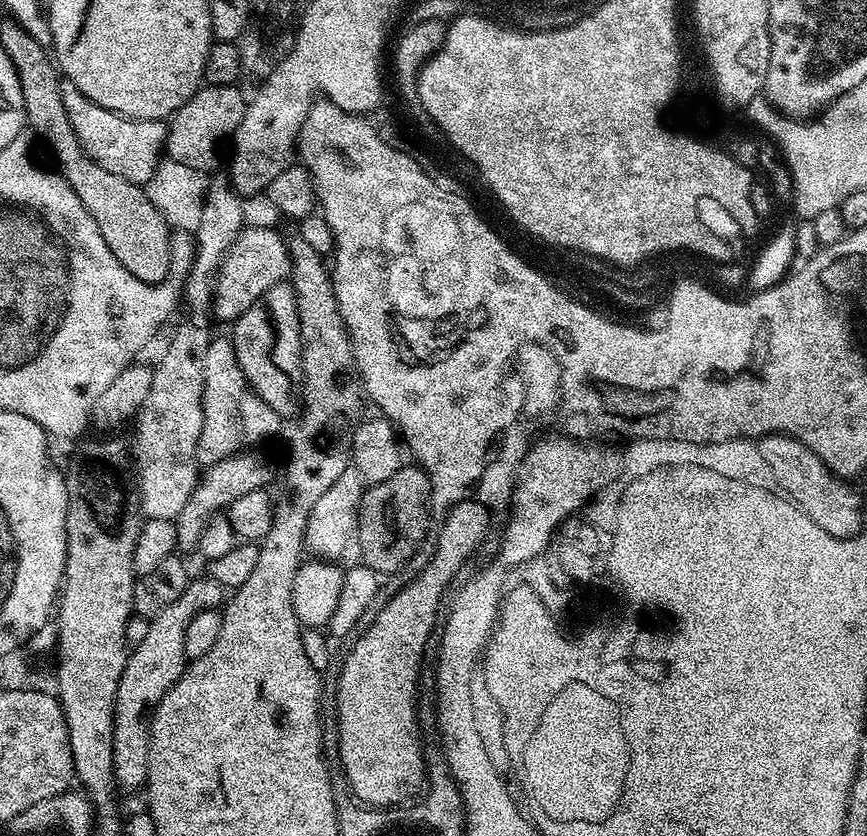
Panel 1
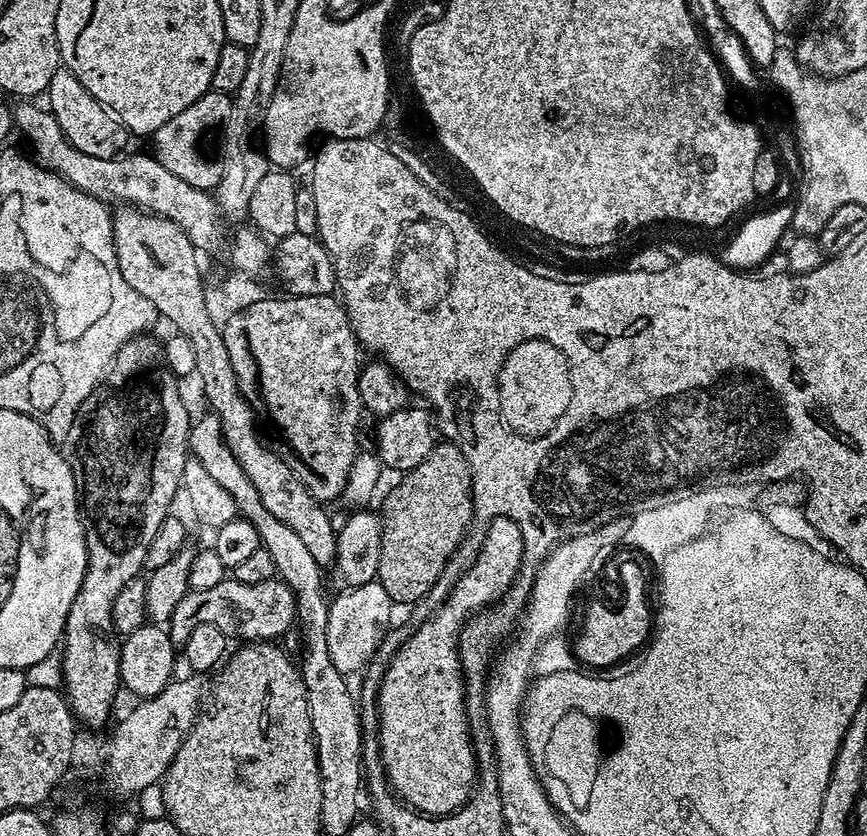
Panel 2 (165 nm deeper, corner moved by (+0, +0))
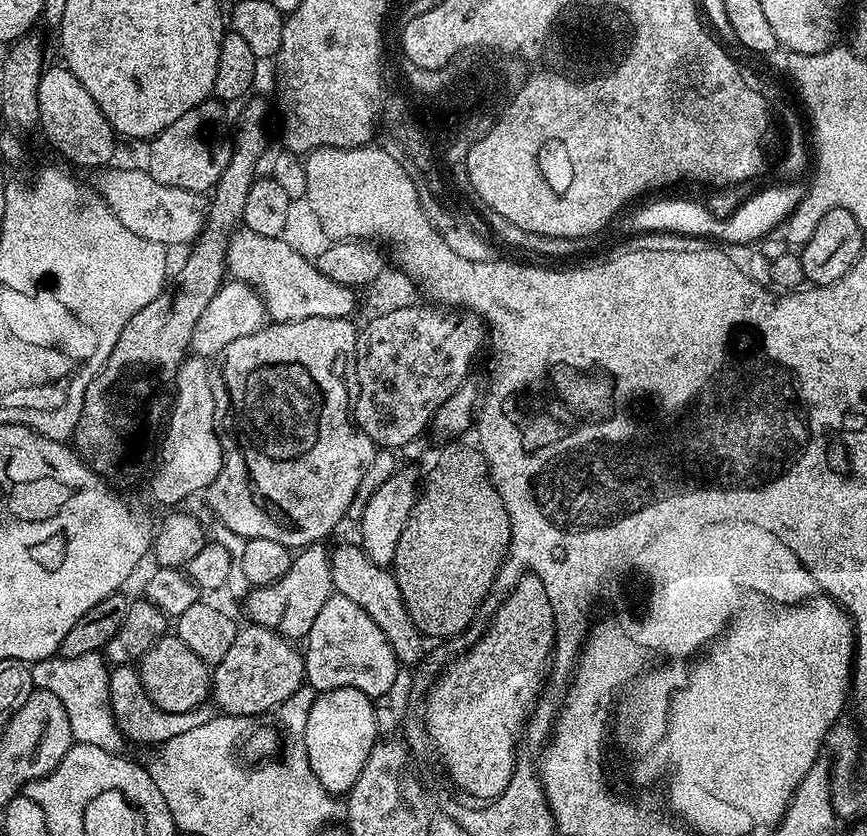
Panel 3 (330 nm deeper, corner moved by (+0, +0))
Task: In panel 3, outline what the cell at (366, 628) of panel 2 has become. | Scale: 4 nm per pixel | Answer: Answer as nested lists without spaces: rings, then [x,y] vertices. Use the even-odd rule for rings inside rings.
[[[339,594],[331,596],[326,606],[322,606],[303,644],[304,678],[318,694],[353,688],[373,698],[384,698],[396,687],[402,671],[386,634],[374,626],[374,618],[370,618],[362,606]]]

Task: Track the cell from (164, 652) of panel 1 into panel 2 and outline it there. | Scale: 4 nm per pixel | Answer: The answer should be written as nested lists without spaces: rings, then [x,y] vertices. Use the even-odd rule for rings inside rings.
[[[225,578],[210,590],[190,590],[174,606],[174,614],[166,622],[173,644],[183,646],[197,626],[213,624],[229,638],[241,636],[244,642],[272,642],[296,624],[296,599],[288,585],[279,578],[266,582],[238,582]]]

